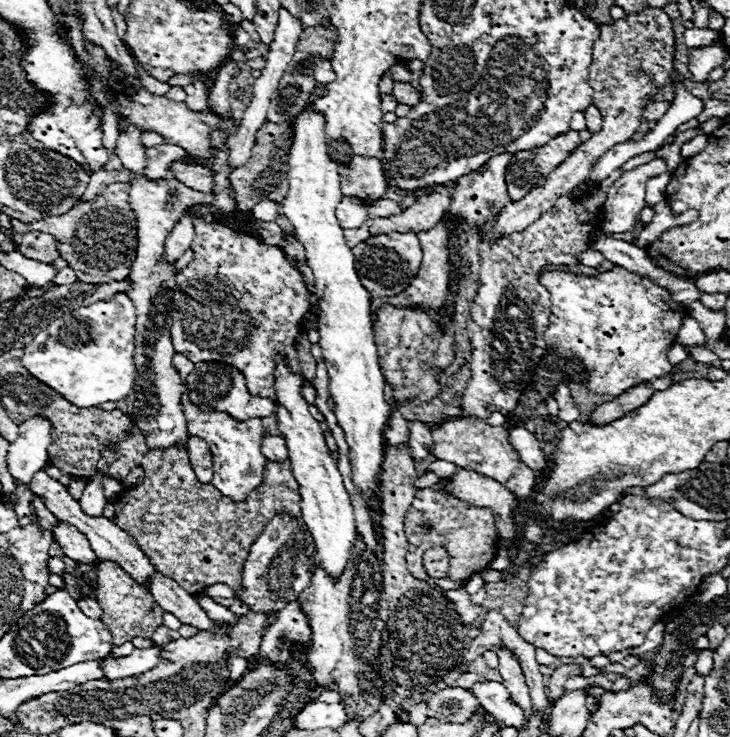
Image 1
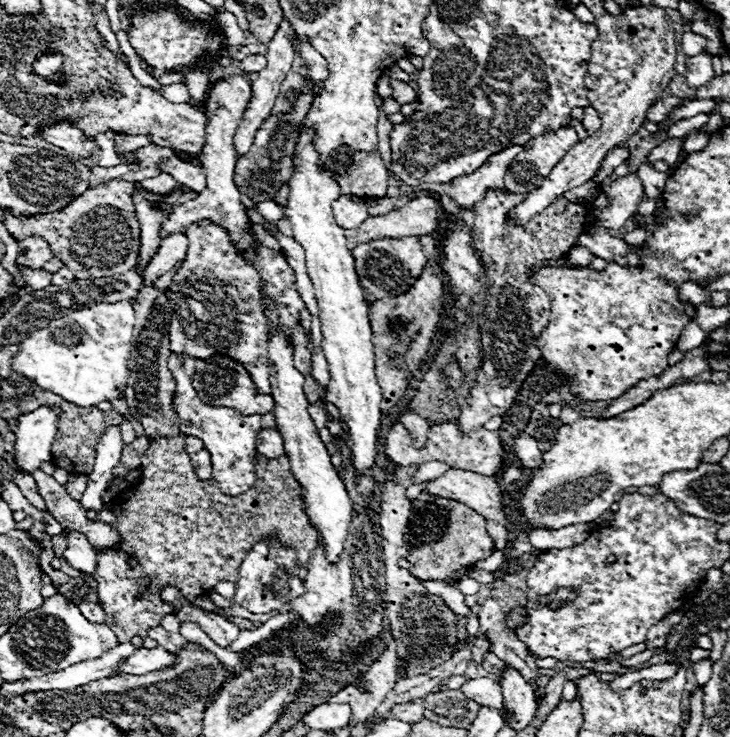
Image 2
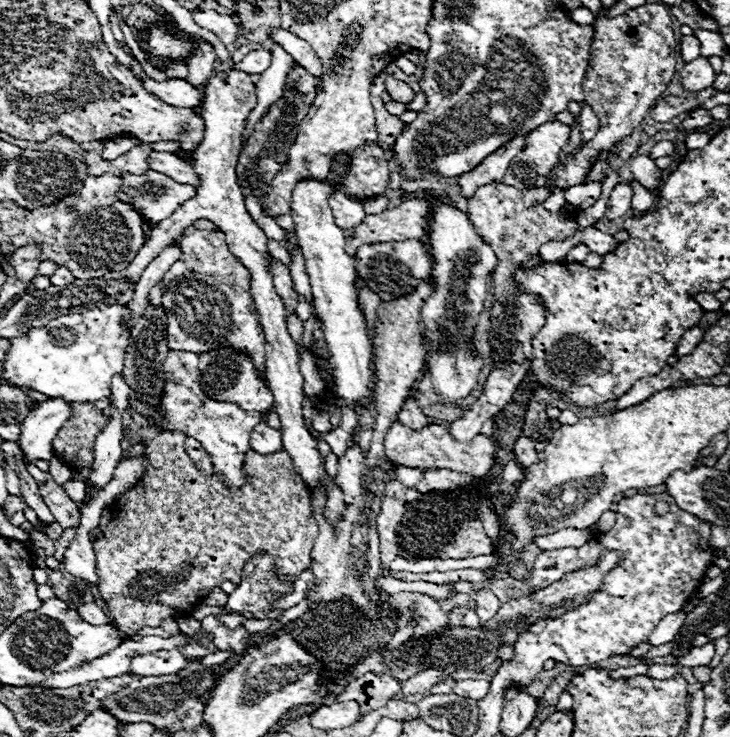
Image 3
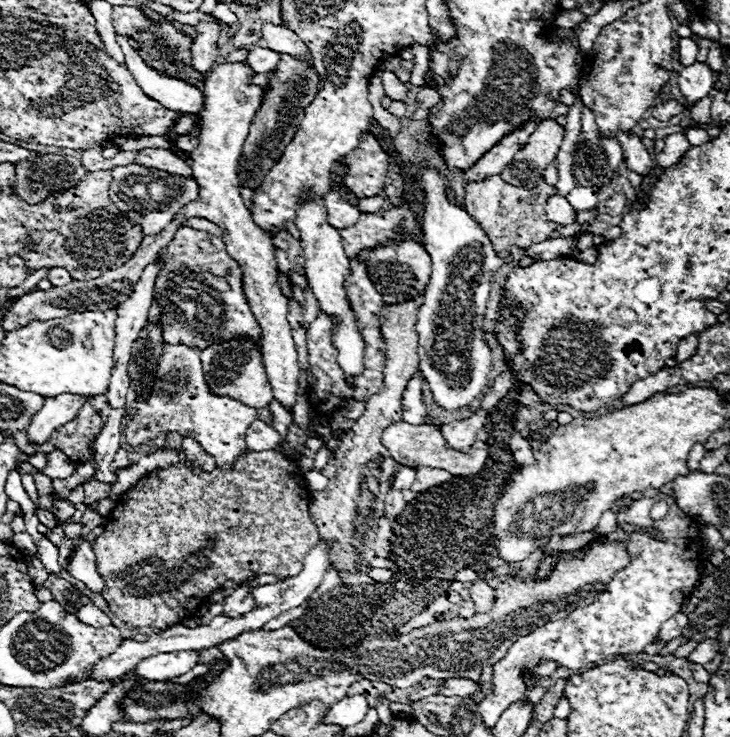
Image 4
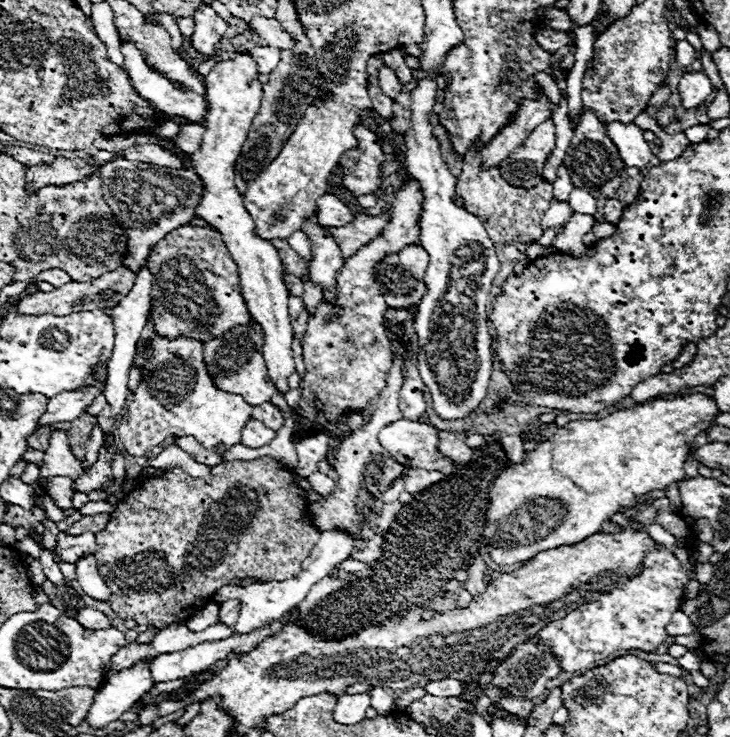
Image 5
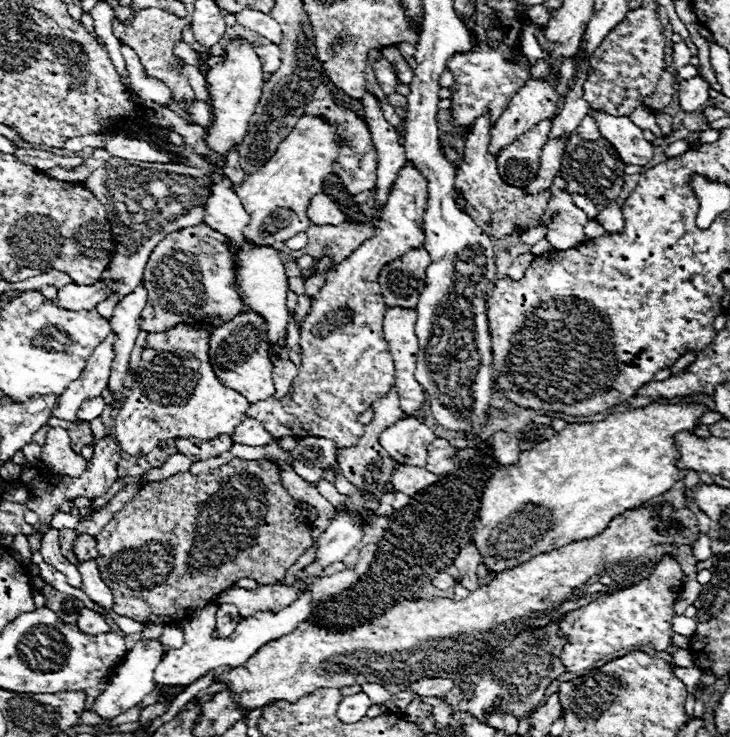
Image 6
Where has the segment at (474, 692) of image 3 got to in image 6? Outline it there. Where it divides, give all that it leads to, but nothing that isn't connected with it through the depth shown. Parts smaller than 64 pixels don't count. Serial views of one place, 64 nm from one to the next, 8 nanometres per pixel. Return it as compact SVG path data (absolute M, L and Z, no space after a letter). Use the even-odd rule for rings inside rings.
M422 678L422 680L418 680L418 682L412 682L406 690L410 690L410 692L414 692L414 694L418 694L418 696L438 696L438 694L442 694L442 692L448 692L448 690L452 690L454 688L454 684L452 684L452 680L448 680L448 678Z

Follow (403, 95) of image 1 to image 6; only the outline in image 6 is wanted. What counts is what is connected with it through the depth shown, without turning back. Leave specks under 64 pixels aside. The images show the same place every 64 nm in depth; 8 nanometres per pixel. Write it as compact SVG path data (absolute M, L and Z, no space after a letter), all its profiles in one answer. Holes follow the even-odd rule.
M380 56L372 64L372 68L374 68L374 76L376 76L376 82L382 88L382 92L384 94L394 94L396 92L396 86L398 86L398 78L396 78L394 66L384 56Z

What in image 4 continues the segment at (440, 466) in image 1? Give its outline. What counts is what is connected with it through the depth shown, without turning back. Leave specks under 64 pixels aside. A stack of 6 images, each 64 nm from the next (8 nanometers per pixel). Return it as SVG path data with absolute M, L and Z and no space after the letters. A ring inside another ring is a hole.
M402 466L402 470L398 470L398 474L394 476L392 486L394 486L396 490L404 490L404 488L408 488L408 486L414 482L414 474L416 474L416 470Z

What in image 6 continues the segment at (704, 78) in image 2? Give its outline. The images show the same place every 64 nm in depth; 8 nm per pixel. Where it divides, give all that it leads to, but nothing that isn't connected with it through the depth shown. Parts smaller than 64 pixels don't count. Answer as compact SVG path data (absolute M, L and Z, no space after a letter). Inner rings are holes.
M700 76L682 82L678 86L678 100L680 100L680 108L686 114L700 112L708 102L708 82L702 80Z

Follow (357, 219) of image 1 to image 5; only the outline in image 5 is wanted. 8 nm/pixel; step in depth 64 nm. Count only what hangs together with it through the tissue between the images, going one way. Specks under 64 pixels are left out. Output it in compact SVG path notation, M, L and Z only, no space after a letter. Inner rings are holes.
M324 194L316 200L316 220L322 226L346 226L354 220L354 214L332 194Z

